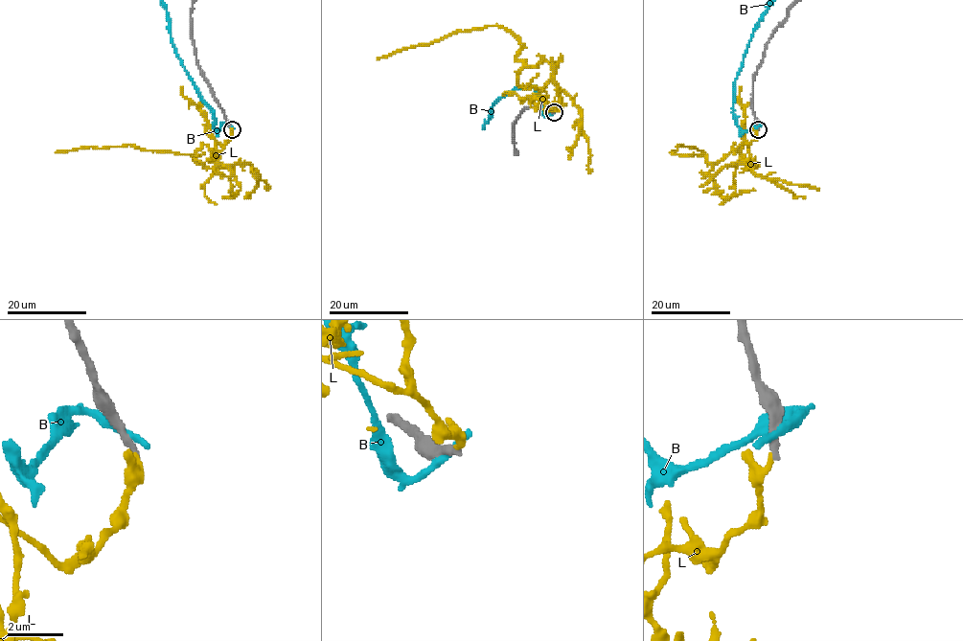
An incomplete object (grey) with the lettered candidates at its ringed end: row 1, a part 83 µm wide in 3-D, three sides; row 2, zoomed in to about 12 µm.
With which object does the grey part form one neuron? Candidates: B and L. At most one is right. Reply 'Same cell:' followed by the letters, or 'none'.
Same cell: none

